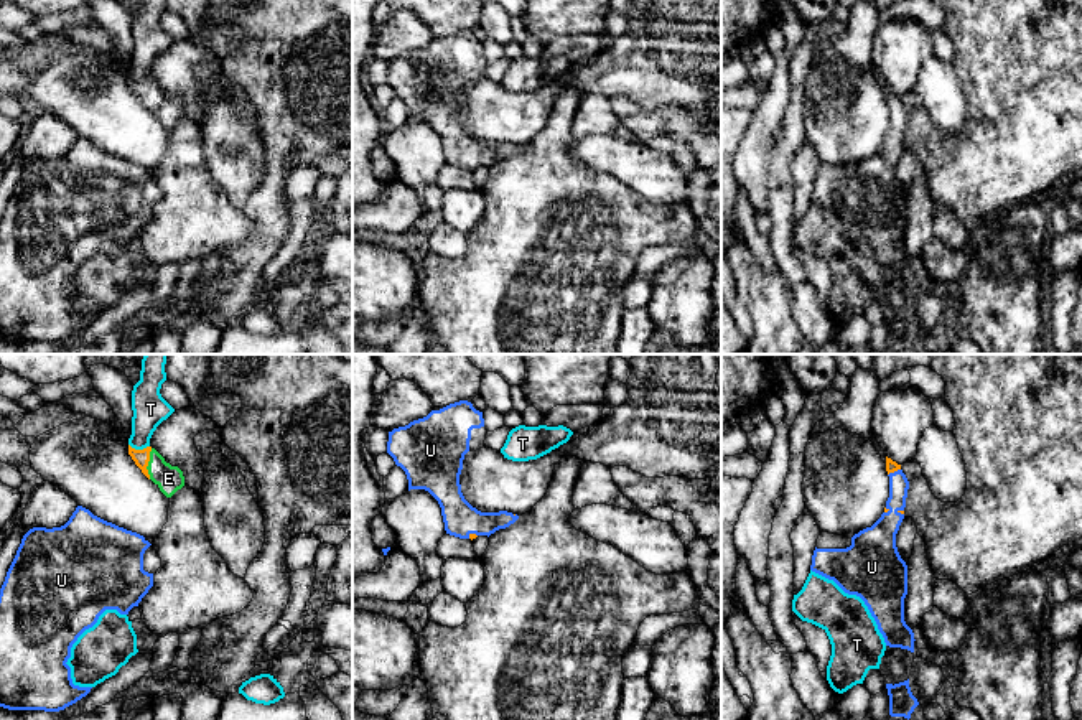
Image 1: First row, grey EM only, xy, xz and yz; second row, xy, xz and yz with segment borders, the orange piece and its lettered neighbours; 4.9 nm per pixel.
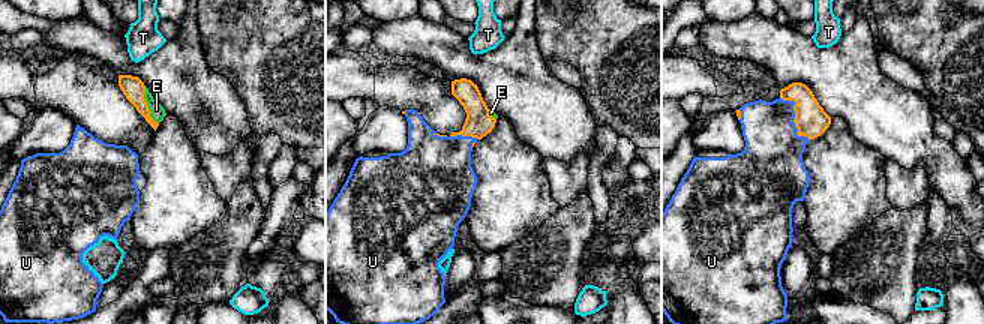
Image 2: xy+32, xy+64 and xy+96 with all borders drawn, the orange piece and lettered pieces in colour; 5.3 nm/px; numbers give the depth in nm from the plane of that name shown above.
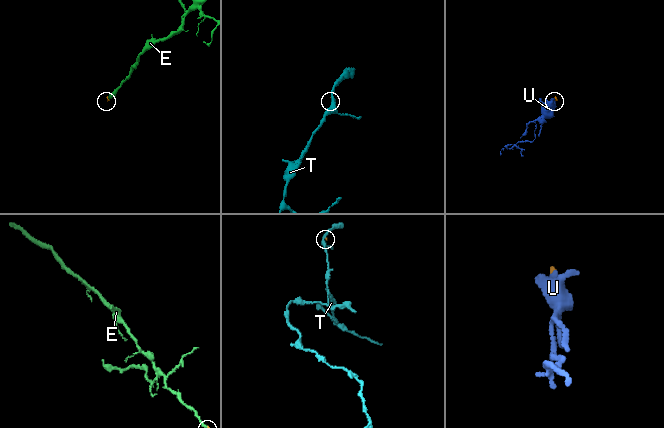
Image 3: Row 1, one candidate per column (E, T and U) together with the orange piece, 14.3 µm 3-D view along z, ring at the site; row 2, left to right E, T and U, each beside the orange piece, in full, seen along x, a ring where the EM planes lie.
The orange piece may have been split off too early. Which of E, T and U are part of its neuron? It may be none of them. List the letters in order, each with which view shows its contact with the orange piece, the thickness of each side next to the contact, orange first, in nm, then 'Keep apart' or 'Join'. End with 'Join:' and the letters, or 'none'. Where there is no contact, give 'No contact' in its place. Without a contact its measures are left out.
E: Touches orange in xy. Thickness 80 nm (orange) against 130 nm. Join
T: Touches orange in xy. Thickness 80 nm (orange) against 170 nm. Keep apart
U: Touches orange in yz. Thickness 60 nm (orange) against 100 nm. Join
Join: E, U

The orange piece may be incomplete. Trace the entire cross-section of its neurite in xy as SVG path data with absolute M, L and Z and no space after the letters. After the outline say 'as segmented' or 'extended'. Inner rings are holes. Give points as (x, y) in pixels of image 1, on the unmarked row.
M128 76L128 86L142 104L152 110L166 129L171 129L184 117L183 102L178 97L166 94L155 79L147 77L143 81L135 81Z; extended

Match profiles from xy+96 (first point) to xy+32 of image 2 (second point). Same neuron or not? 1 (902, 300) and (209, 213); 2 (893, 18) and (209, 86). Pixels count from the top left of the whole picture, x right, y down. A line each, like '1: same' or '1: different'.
1: different
2: different

